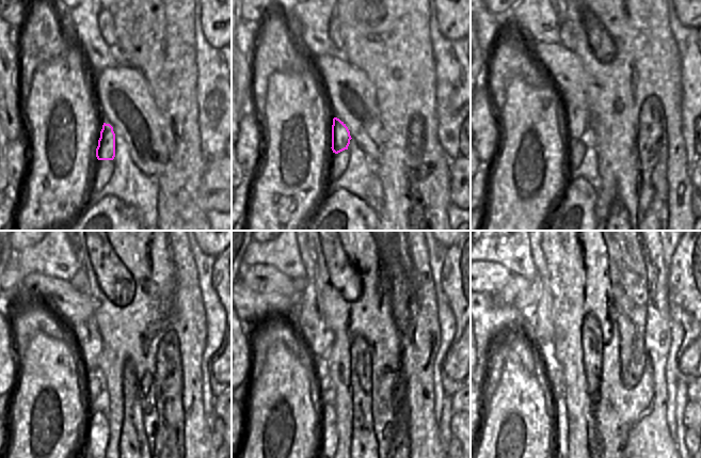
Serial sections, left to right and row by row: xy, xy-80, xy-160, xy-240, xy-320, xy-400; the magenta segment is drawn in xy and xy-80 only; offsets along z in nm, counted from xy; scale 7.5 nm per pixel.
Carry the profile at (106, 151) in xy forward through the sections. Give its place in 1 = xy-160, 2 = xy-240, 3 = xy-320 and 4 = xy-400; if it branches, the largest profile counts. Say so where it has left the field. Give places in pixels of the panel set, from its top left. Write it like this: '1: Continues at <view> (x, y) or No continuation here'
1: Continues at xy-160 (576, 120)
2: Continues at xy-240 (86, 334)
3: Continues at xy-320 (311, 325)
4: Continues at xy-400 (544, 328)

